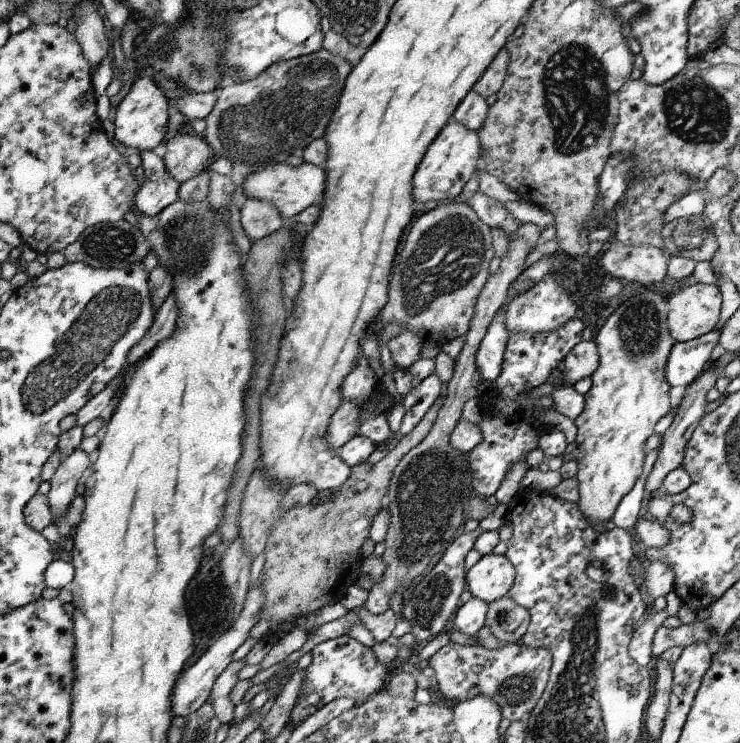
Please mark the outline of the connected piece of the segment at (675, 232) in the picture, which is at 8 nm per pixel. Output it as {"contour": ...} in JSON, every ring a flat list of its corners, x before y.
{"contour":[[706,214,679,217,665,224,662,241,670,256,685,257,695,264,710,261,718,244]]}

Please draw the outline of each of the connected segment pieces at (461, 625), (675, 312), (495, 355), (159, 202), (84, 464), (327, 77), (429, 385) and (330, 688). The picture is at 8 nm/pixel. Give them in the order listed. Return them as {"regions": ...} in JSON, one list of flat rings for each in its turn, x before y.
{"regions":[[[473,597,459,606,450,630,466,634,466,636,475,636,485,626,487,611,488,603]],[[697,283,674,294,667,300,667,326,673,341,694,340,714,330,722,304,722,294,714,284]],[[504,306,494,316,490,328,486,330,486,336,482,338,480,350,476,352,476,366,480,370,481,380,496,380,502,370,502,362,507,341,509,340,508,330,504,328]],[[139,152,146,181,139,186,136,196,136,210,147,216,159,214,170,204,179,200,181,183,172,178,166,170,163,158,154,152]],[[76,448,68,457,62,457,61,462,50,480,50,492,47,494,51,510,56,518,64,516,70,510,70,504,76,494,76,486,80,478,88,469,91,462,91,455]],[[321,49,310,55,276,62,254,80,242,84,231,82,220,88,219,98,205,119,207,126,201,136,209,145,212,154,219,154,220,158,228,159,232,163,230,178,235,186,232,197,234,205,240,209,246,201,242,184,248,178,248,174,260,172,268,166,286,163,292,155,303,156,304,148,308,144,324,137,351,71,351,65,344,58,332,56,328,50]],[[435,374,423,379,404,397,402,401,406,414,400,426,400,432,406,436,418,426,435,400,440,396,442,382]],[[340,636,322,642,312,651,312,662,304,669,304,688,302,696,292,708,288,724,300,725,308,716,314,714,337,698,354,698,357,702,366,701,386,686,387,667,376,660,372,648,360,644,352,636]]]}

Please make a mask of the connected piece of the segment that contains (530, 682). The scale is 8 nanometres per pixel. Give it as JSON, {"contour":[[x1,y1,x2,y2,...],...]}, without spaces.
{"contour":[[450,641,429,659,429,664,436,674,436,684,445,702,453,705,478,694,492,696,496,704,500,704,504,718,526,723,546,689,552,668,552,652,548,648,528,648,521,642,488,650,481,645,462,646]]}

